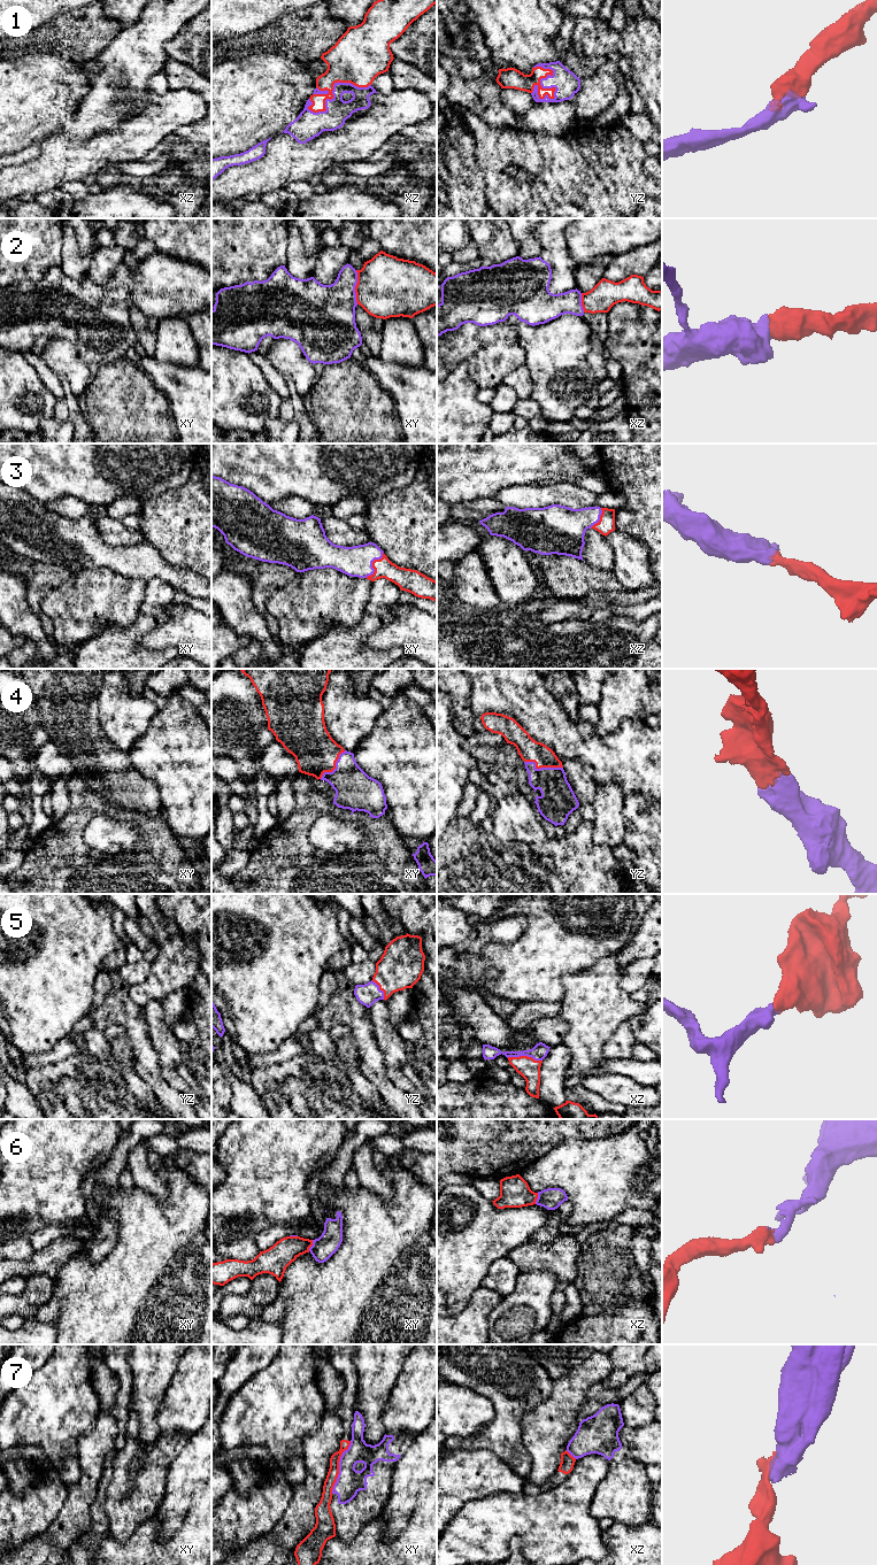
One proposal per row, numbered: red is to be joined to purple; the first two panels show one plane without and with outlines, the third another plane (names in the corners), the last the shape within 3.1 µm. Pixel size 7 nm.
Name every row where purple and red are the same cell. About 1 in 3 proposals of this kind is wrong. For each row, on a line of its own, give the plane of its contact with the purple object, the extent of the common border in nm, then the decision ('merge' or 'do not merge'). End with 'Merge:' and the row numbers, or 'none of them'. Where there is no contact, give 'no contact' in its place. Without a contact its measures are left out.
1: meets purple in yz; contact 280 nm long; merge
2: meets purple in xy; contact 240 nm long; merge
3: meets purple in xy; contact 220 nm long; merge
4: meets purple in yz; contact 280 nm long; merge
5: meets purple in xz; contact 240 nm long; merge
6: meets purple in xy; contact 90 nm long; merge
7: meets purple in xy; contact 400 nm long; do not merge
Merge: 1, 2, 3, 4, 5, 6

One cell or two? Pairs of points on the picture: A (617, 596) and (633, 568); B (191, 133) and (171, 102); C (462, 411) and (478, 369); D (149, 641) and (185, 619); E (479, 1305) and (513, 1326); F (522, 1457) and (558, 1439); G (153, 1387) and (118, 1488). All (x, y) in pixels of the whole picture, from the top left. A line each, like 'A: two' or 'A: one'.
A: two
B: two
C: two
D: one
E: two
F: two
G: two

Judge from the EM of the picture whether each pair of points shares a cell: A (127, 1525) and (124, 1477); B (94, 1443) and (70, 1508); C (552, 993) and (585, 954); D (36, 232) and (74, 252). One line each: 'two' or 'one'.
A: one
B: one
C: one
D: two

